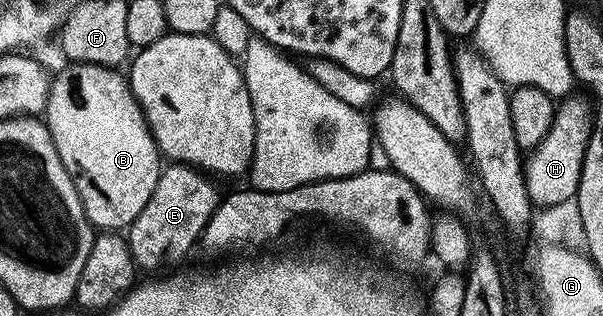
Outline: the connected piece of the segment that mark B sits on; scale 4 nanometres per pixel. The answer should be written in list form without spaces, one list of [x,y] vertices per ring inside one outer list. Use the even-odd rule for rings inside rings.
[[[72,62],[64,66],[66,68],[58,76],[56,73],[52,77],[43,113],[53,145],[55,150],[59,150],[59,158],[63,158],[63,166],[67,166],[67,174],[71,174],[71,182],[75,182],[75,190],[79,190],[79,202],[83,204],[83,210],[94,229],[128,229],[129,224],[139,218],[139,210],[147,206],[147,198],[151,198],[155,182],[159,182],[163,157],[153,141],[141,103],[135,98],[128,79],[122,73],[120,76],[117,68]]]

